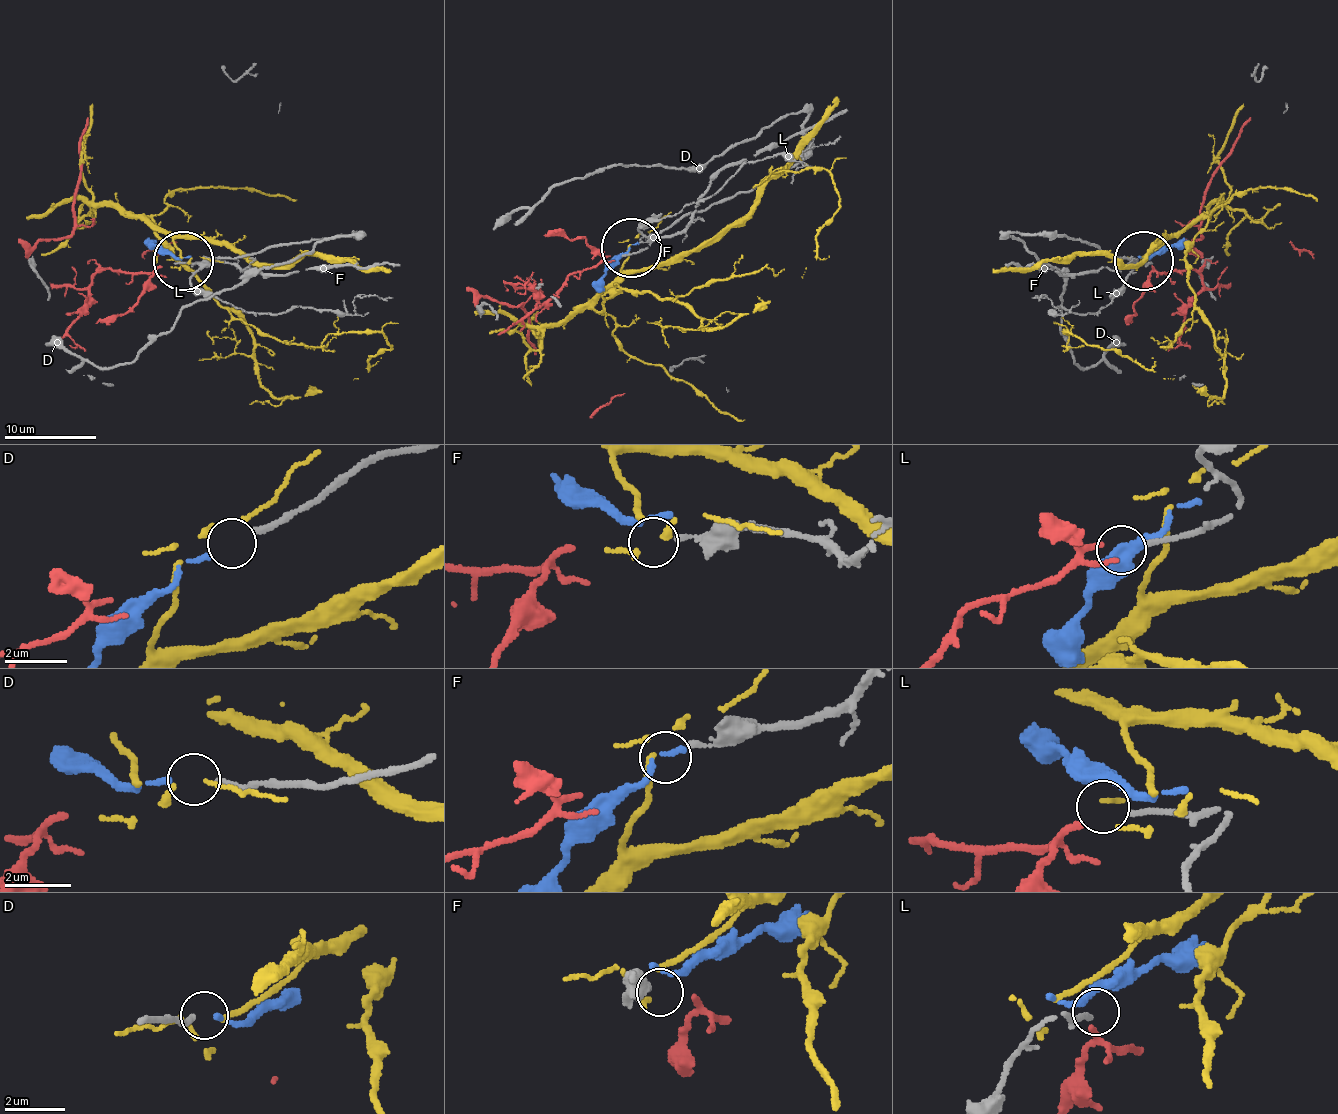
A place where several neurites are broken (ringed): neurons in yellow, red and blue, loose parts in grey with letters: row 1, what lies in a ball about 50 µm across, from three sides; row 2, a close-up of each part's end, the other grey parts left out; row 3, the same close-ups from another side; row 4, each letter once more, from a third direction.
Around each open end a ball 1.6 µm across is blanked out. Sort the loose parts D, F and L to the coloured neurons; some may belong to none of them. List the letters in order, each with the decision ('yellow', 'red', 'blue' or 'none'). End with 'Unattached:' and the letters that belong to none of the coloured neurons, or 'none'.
D: blue
F: none
L: red
Unattached: F

